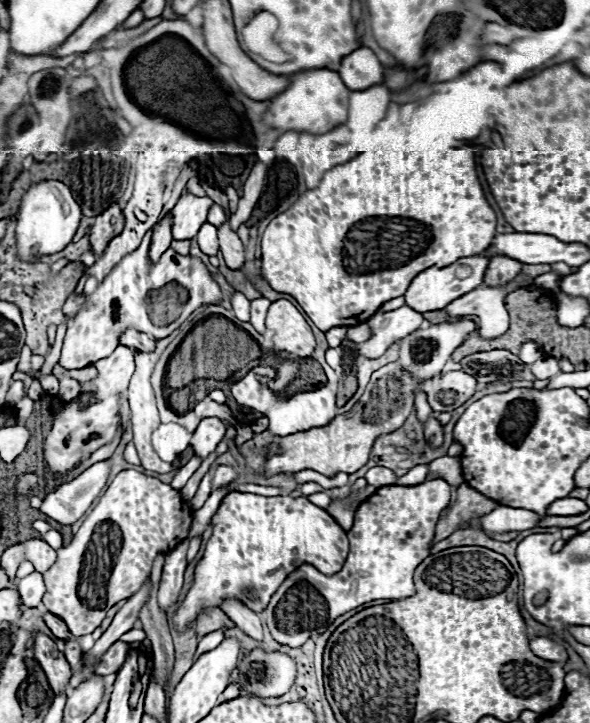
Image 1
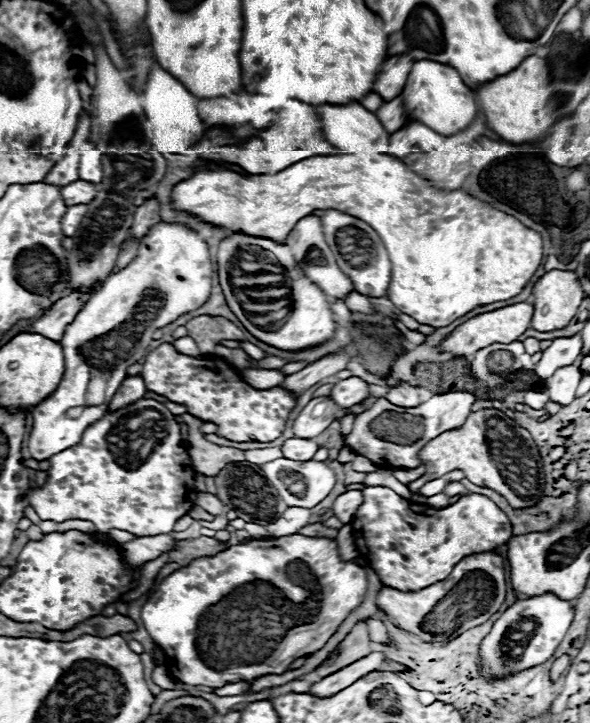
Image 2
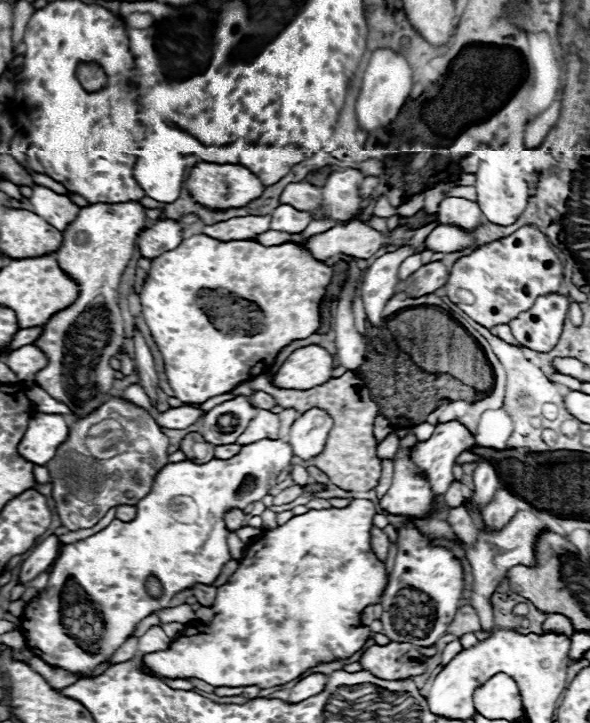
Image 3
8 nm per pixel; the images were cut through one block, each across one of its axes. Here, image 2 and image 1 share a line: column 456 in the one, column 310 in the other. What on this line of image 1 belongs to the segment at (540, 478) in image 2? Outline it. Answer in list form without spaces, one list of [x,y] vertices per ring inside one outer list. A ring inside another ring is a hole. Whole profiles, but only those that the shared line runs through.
[[[388,364],[372,374],[370,384],[366,386],[364,396],[358,404],[344,414],[334,416],[326,428],[310,428],[306,432],[296,432],[290,436],[278,438],[280,454],[266,456],[264,476],[274,474],[296,474],[300,470],[316,470],[324,476],[336,476],[338,472],[354,474],[368,462],[368,454],[378,436],[398,430],[412,410],[412,378],[396,372],[388,378]]]

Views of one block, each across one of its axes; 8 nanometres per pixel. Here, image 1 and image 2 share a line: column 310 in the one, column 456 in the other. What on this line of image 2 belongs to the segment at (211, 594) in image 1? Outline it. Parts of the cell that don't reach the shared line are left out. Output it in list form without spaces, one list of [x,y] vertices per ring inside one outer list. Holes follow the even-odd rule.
[[[368,486],[362,494],[364,502],[352,520],[358,552],[368,560],[382,584],[398,590],[416,592],[436,584],[462,558],[494,550],[512,538],[510,518],[482,494],[468,494],[442,510],[410,502],[384,486]]]

